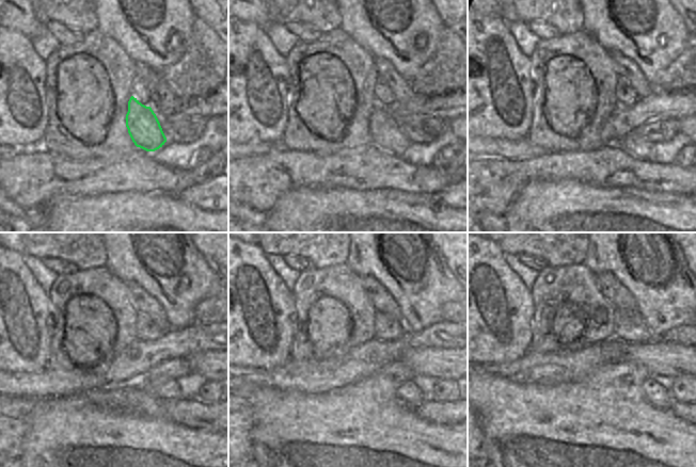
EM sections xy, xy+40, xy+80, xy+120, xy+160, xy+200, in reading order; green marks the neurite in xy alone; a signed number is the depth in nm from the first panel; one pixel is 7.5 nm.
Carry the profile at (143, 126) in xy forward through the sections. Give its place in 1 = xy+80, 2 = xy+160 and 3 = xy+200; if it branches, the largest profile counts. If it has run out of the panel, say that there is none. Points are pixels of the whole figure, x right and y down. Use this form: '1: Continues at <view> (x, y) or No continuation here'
1: Continues at xy+80 (643, 149)
2: Continues at xy+160 (409, 392)
3: Continues at xy+200 (659, 397).

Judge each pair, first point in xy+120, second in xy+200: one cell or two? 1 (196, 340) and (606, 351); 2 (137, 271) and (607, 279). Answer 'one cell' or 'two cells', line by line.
1: one cell
2: two cells

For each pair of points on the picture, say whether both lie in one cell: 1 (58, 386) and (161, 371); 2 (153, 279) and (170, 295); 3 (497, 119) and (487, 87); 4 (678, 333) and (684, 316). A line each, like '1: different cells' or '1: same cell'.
1: different cells
2: same cell
3: same cell
4: different cells

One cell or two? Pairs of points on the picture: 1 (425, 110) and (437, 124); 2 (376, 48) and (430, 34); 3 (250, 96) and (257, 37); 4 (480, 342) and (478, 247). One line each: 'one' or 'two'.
1: two
2: one
3: one
4: one

